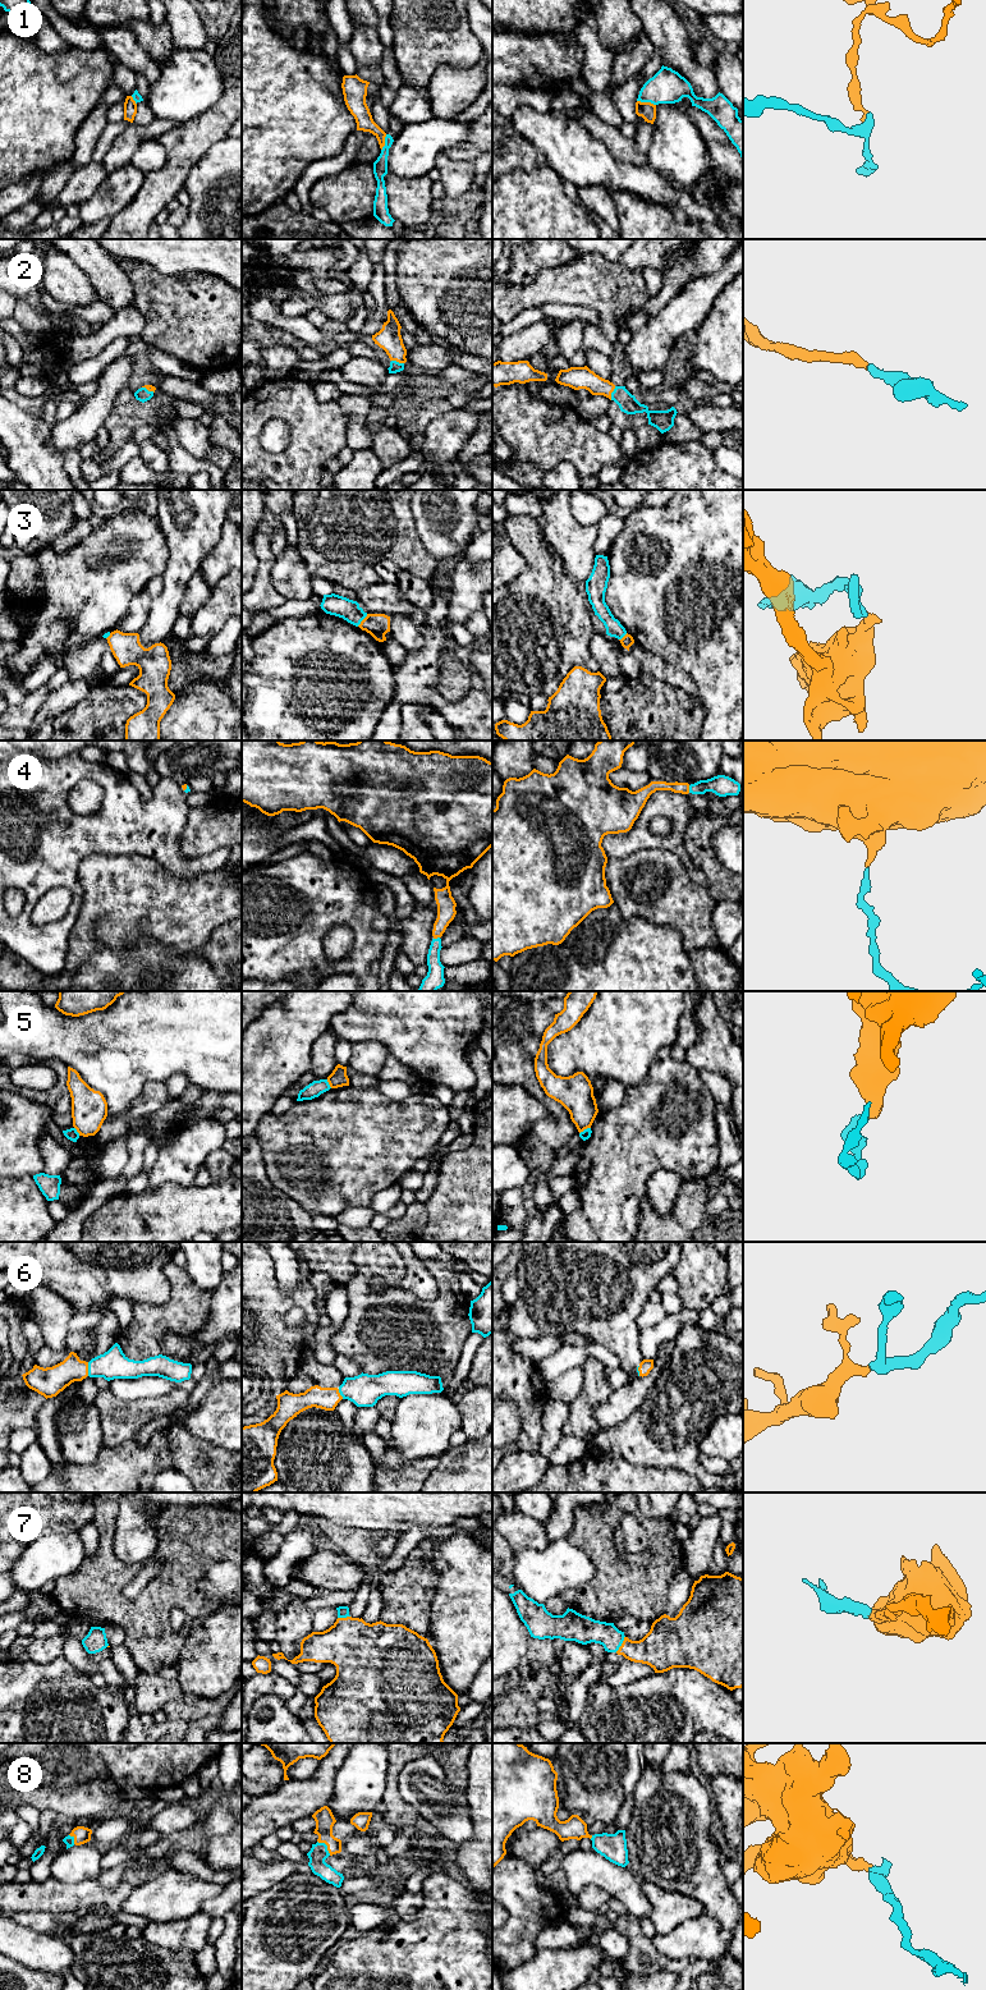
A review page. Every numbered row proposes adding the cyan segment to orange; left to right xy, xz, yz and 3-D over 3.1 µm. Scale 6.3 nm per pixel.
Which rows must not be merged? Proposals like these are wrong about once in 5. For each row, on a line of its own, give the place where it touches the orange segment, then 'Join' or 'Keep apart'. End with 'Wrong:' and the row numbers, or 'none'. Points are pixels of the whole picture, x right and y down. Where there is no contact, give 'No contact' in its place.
1: Touches orange at yz (646, 102). Keep apart
2: Touches orange at yz (611, 391). Join
3: Touches orange at xz (362, 620). Keep apart
4: Touches orange at yz (688, 789). Join
5: Touches orange at yz (585, 1128). Keep apart
6: Touches orange at xy (87, 1369). Join
7: Touches orange at yz (622, 1644). Join
8: Touches orange at xz (326, 1844). Join
Wrong: 1, 3, 5

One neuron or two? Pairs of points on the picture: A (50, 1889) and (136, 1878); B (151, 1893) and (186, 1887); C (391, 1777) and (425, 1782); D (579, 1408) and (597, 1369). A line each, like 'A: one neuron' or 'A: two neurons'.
A: two neurons
B: one neuron
C: two neurons
D: one neuron

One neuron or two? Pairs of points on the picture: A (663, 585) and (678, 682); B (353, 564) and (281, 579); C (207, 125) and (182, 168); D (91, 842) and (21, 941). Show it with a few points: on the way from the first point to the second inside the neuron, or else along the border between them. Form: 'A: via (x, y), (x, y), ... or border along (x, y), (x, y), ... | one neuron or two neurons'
A: border along (649, 652), (656, 654), (680, 668), (697, 687) | two neurons
B: border along (297, 550), (311, 577) | two neurons
C: via (197, 136), (184, 148), (182, 157) | one neuron
D: via (64, 860), (33, 890), (26, 915) | one neuron

